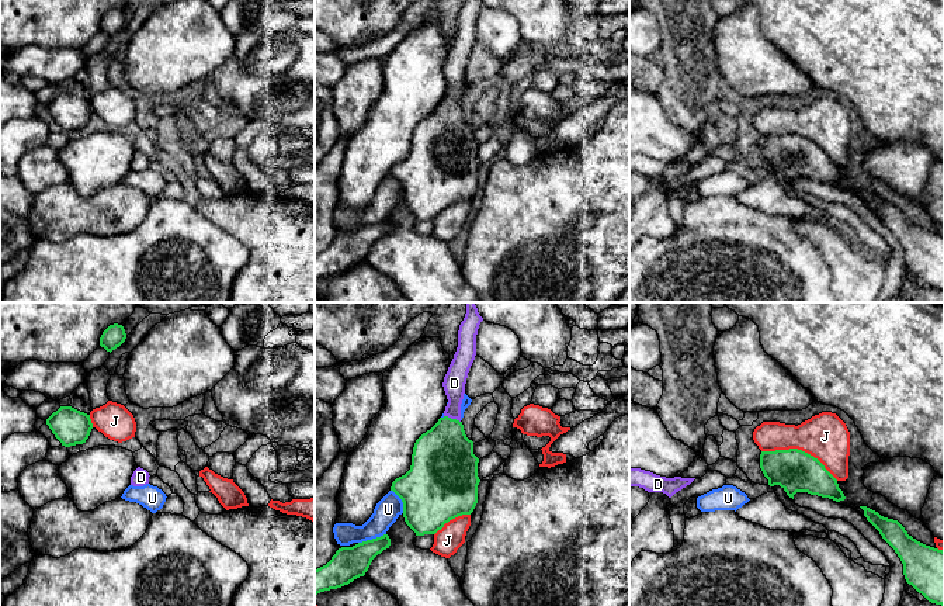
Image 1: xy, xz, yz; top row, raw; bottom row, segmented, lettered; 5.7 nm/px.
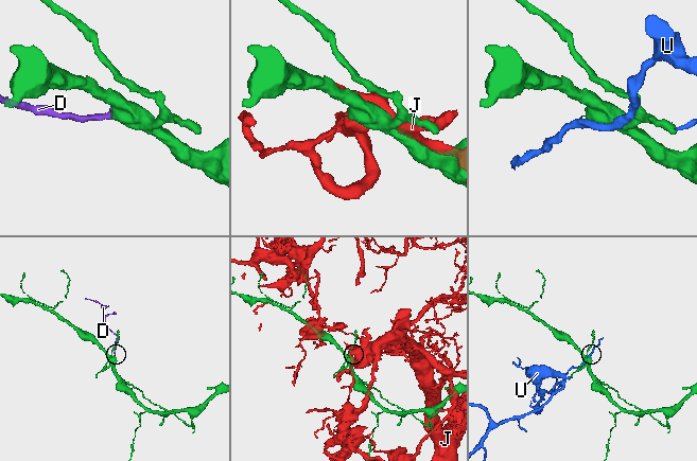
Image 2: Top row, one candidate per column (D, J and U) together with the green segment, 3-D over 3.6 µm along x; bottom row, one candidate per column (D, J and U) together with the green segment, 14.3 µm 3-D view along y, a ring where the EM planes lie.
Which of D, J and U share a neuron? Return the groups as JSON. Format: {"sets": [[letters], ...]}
{"sets": [["D"], ["J"], ["U"]]}

